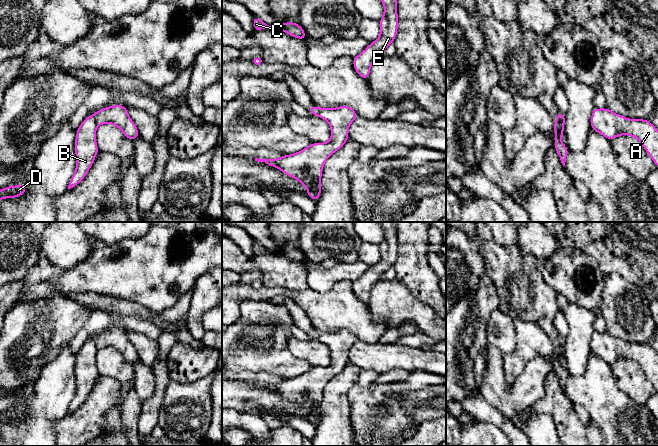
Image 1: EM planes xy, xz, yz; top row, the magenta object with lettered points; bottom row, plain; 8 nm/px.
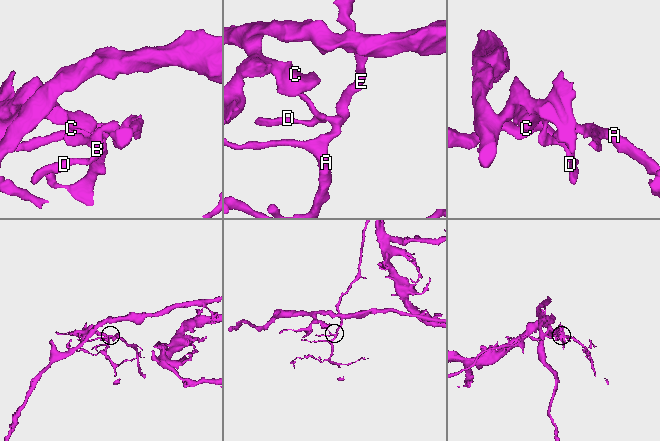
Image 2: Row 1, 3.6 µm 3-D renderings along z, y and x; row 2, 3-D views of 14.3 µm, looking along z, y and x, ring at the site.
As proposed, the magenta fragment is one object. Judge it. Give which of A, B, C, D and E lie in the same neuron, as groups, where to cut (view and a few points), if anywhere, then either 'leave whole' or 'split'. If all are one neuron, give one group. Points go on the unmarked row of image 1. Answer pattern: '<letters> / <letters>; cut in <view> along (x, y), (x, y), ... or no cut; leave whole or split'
A E / B C D; cut in xy along (92, 339), (97, 349); split

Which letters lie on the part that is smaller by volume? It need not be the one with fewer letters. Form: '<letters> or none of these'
A, E

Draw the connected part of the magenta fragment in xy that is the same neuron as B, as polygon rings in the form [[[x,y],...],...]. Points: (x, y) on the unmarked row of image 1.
[[[88,340],[77,353],[75,362],[75,378],[77,390],[68,409],[71,413],[78,409],[87,399],[99,377],[96,367],[97,347],[93,340]]]

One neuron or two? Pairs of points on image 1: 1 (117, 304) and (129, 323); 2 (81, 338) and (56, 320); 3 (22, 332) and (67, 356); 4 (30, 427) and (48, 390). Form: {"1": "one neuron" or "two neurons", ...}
{"1": "two neurons", "2": "two neurons", "3": "two neurons", "4": "one neuron"}

